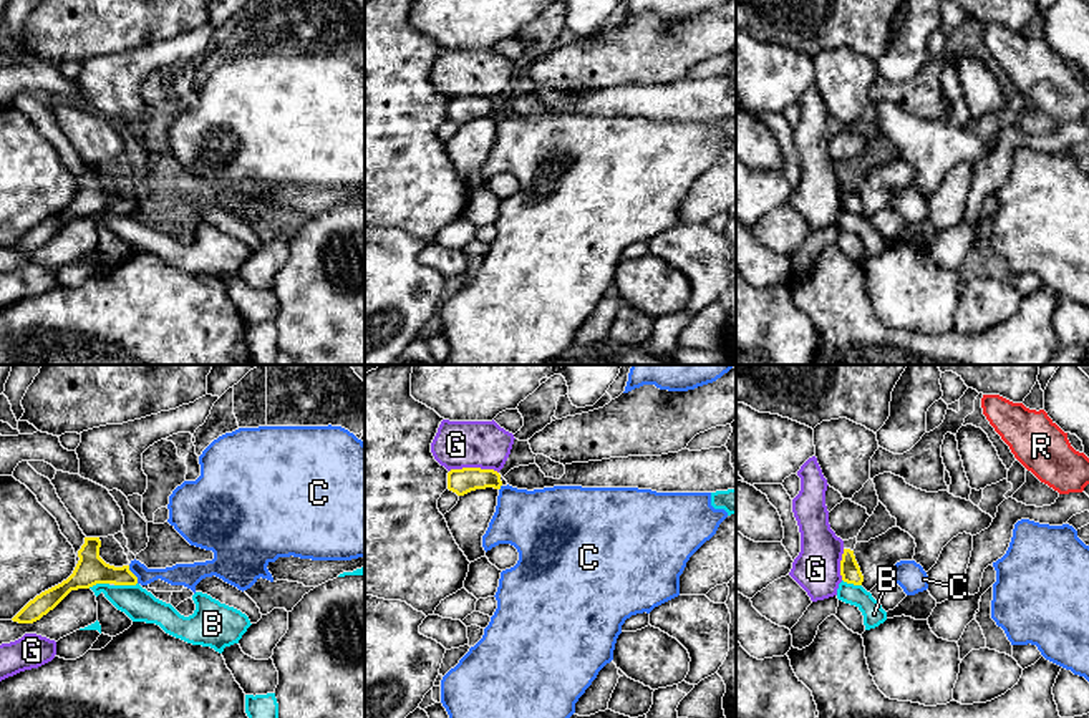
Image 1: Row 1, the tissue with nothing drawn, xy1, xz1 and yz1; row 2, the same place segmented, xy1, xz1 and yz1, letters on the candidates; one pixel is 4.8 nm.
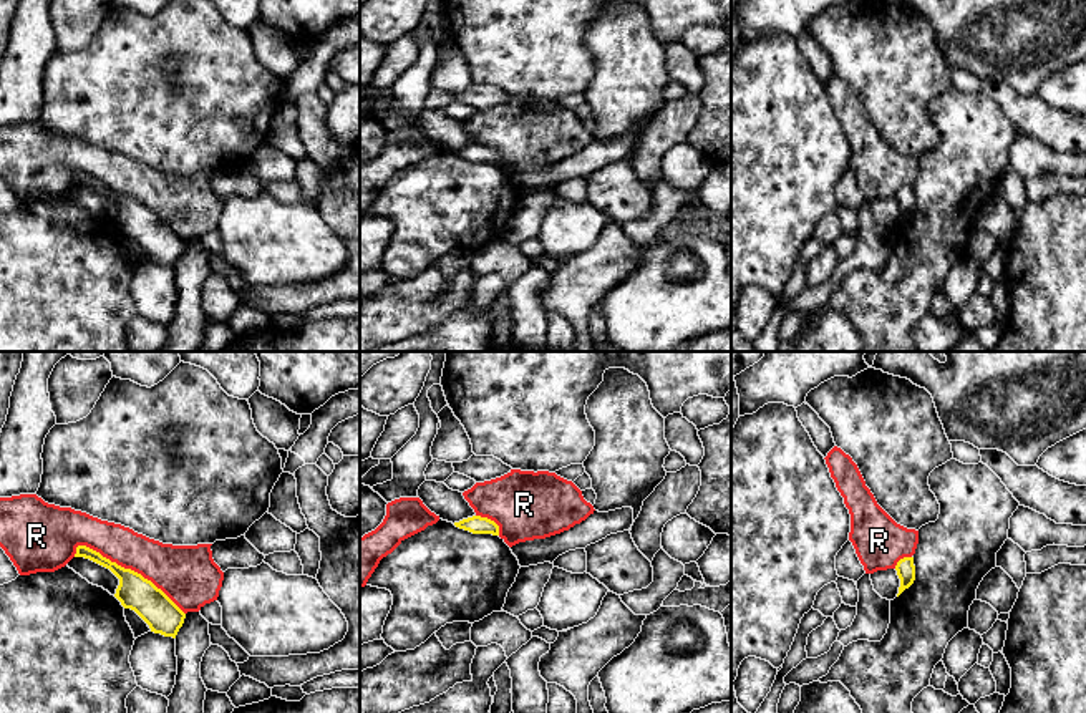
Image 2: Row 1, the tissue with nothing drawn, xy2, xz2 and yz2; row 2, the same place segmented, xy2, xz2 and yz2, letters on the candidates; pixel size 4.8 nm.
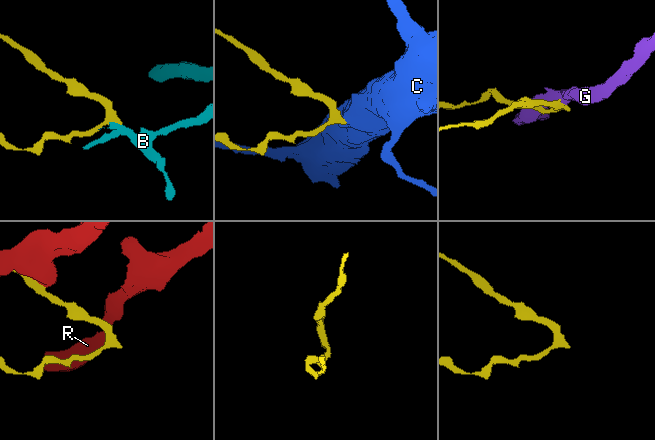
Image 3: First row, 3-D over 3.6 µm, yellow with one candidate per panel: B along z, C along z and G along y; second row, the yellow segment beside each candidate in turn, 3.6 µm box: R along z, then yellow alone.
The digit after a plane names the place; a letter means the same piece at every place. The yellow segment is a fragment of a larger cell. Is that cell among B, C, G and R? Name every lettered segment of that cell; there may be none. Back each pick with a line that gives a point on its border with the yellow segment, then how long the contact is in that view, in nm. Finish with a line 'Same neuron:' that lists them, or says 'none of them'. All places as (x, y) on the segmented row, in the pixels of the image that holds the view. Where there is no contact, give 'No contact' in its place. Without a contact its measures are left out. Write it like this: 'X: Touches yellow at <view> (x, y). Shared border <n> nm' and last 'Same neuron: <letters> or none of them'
C: Touches yellow at xy1 (133, 574). Shared border 100 nm
Same neuron: C

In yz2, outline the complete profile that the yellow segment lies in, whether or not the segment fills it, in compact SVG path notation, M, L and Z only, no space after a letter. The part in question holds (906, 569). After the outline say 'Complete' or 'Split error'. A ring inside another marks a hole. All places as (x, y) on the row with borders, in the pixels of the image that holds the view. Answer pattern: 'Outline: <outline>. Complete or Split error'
Outline: M904 557L895 565L897 575L900 579L900 587L897 597L909 589L915 580L914 557Z. Complete

